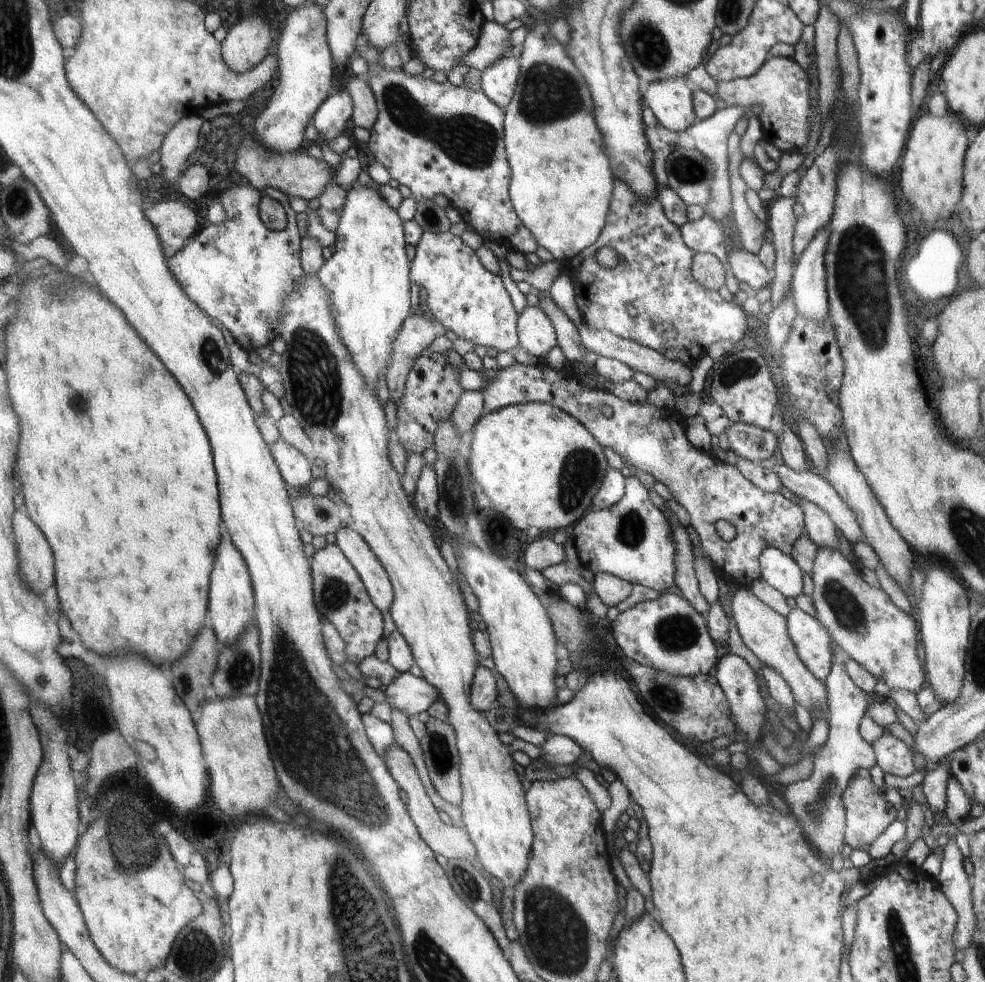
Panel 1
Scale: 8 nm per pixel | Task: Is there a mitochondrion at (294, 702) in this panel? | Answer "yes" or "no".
yes

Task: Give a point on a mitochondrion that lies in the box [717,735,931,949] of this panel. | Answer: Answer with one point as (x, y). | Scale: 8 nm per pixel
(820, 801)

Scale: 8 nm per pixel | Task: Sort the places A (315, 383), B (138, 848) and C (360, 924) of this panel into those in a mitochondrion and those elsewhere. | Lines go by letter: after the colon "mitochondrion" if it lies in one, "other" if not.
A: mitochondrion
B: mitochondrion
C: mitochondrion

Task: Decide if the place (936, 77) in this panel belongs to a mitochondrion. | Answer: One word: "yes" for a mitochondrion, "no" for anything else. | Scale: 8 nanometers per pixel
no

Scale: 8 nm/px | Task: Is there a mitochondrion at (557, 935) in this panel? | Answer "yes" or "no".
yes

